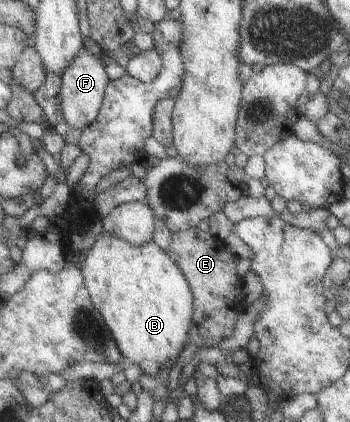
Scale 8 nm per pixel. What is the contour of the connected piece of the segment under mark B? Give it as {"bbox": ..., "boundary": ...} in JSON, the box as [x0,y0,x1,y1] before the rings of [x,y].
{"bbox":[83,232,194,377],"boundary":[[[106,232],[83,255],[86,257],[83,264],[85,282],[123,357],[132,364],[138,364],[143,374],[153,377],[165,365],[173,366],[193,326],[194,302],[190,285],[172,257],[154,242],[132,245]]]}

